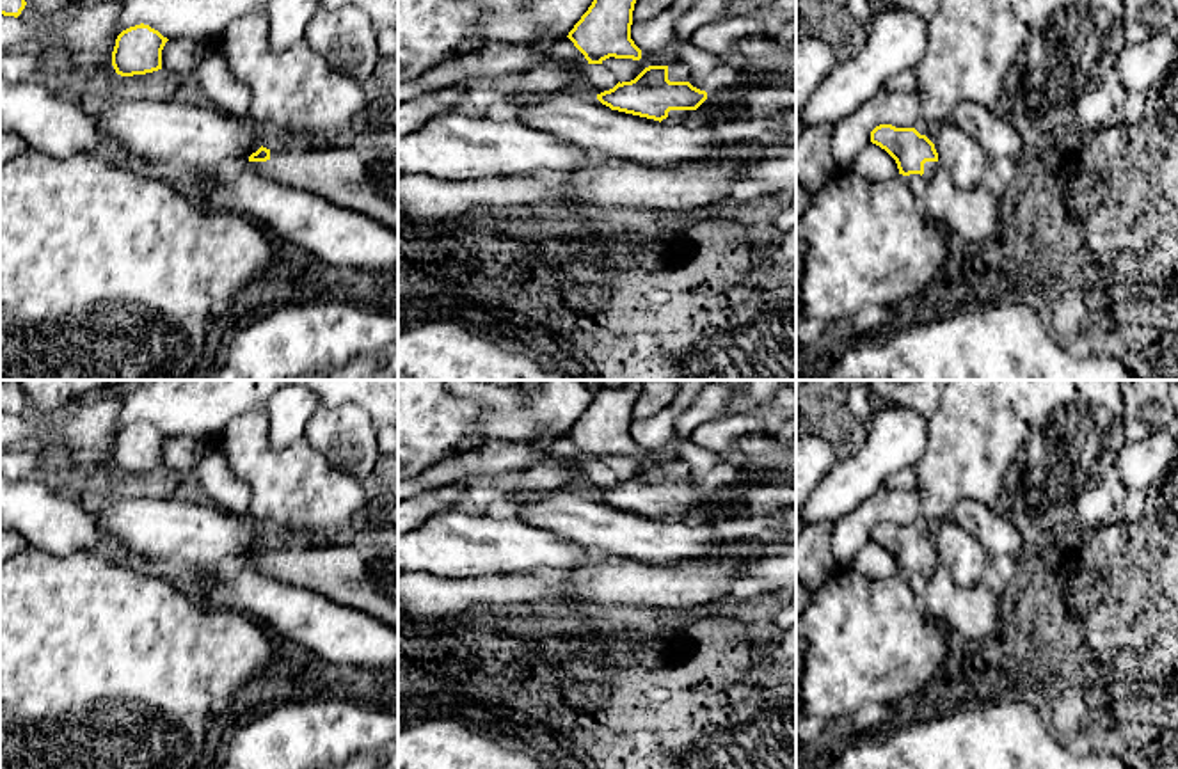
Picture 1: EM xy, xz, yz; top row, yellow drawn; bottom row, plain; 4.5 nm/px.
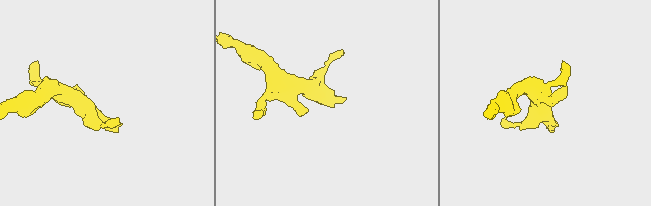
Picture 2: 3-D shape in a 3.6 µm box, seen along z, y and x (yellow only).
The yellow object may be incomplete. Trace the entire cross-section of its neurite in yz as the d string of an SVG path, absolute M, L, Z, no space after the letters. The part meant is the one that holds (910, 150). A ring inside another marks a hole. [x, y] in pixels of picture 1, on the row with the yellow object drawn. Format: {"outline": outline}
{"outline": "M880 124L871 131L871 142L885 149L897 163L899 174L920 174L927 181L940 169L935 144L915 128Z"}

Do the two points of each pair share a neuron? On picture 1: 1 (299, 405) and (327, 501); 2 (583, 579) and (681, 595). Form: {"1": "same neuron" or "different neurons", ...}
{"1": "different neurons", "2": "same neuron"}

